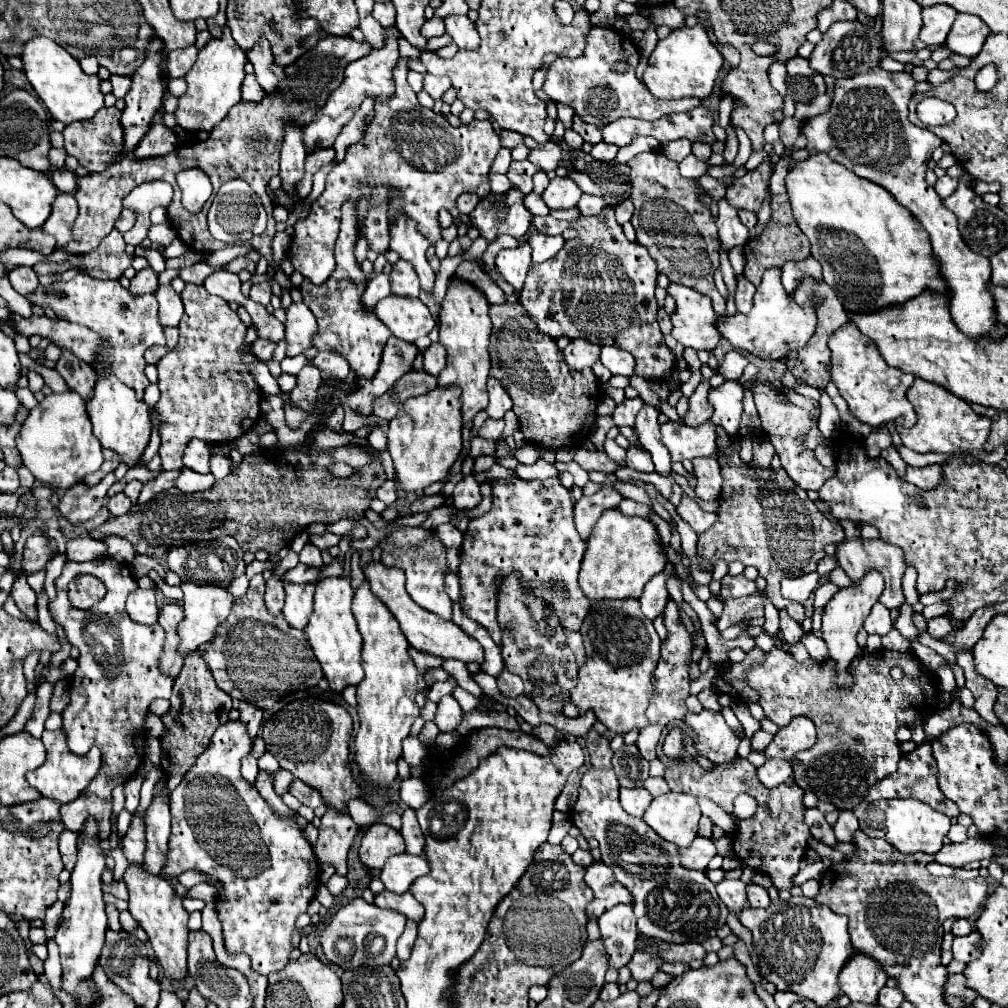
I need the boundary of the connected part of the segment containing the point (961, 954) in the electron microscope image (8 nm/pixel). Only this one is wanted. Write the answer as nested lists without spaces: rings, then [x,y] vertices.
[[[972,930],[968,936],[954,938],[954,942],[952,942],[952,956],[954,956],[954,960],[970,962],[970,960],[974,960],[974,956],[980,956],[980,952],[976,950],[978,942],[980,942],[980,934],[976,930]]]

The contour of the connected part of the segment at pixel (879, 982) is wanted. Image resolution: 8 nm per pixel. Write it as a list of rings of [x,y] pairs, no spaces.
[[[858,952],[840,972],[840,990],[852,1002],[878,1004],[878,992],[886,986],[886,980],[888,976],[884,976],[880,964],[874,964]]]

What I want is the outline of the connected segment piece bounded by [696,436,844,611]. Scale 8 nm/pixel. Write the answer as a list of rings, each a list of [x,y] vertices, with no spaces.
[[[730,436],[730,448],[718,448],[718,464],[724,478],[718,502],[720,508],[710,530],[698,534],[696,552],[700,566],[708,570],[712,570],[718,560],[740,560],[744,566],[758,568],[760,576],[768,582],[766,596],[780,611],[788,606],[788,600],[780,593],[780,580],[784,576],[814,572],[818,562],[826,556],[824,546],[844,542],[844,530],[820,512],[806,496],[806,490],[788,478],[784,468],[756,468],[742,462],[738,452],[740,440],[734,436]]]

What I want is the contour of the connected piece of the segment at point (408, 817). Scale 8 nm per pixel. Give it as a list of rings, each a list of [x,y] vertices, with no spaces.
[[[408,808],[402,814],[402,830],[400,832],[406,840],[406,852],[408,854],[422,854],[424,852],[424,836],[422,836],[420,824],[418,824],[412,808]]]

